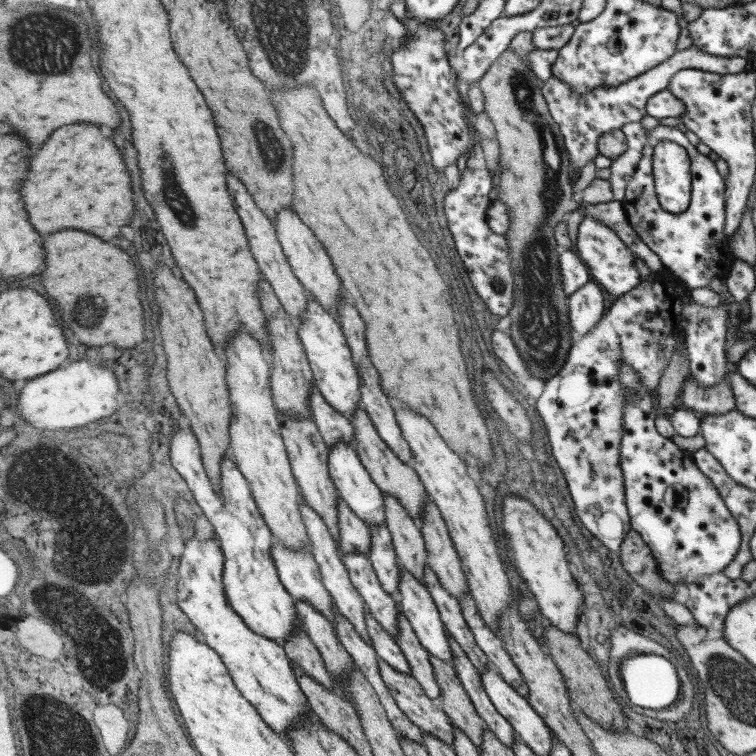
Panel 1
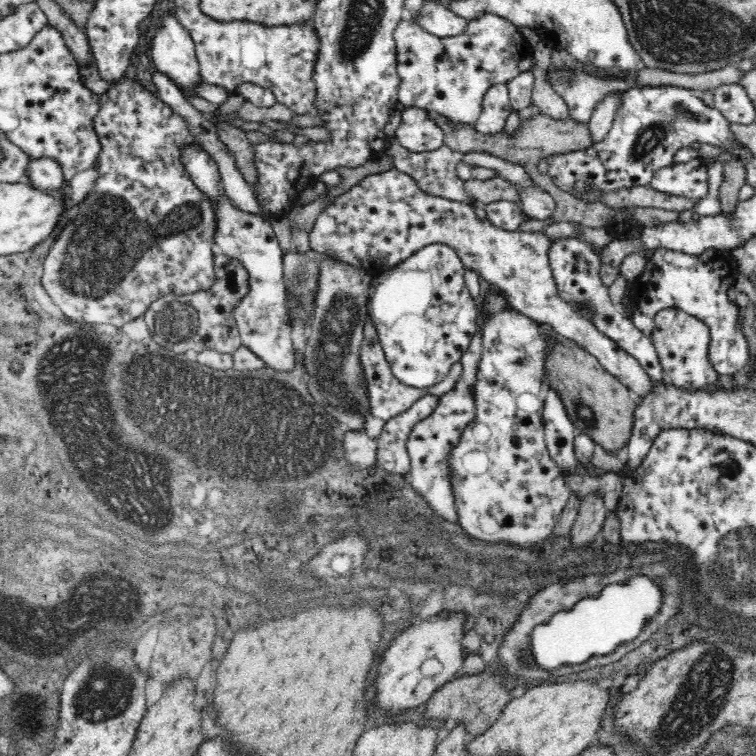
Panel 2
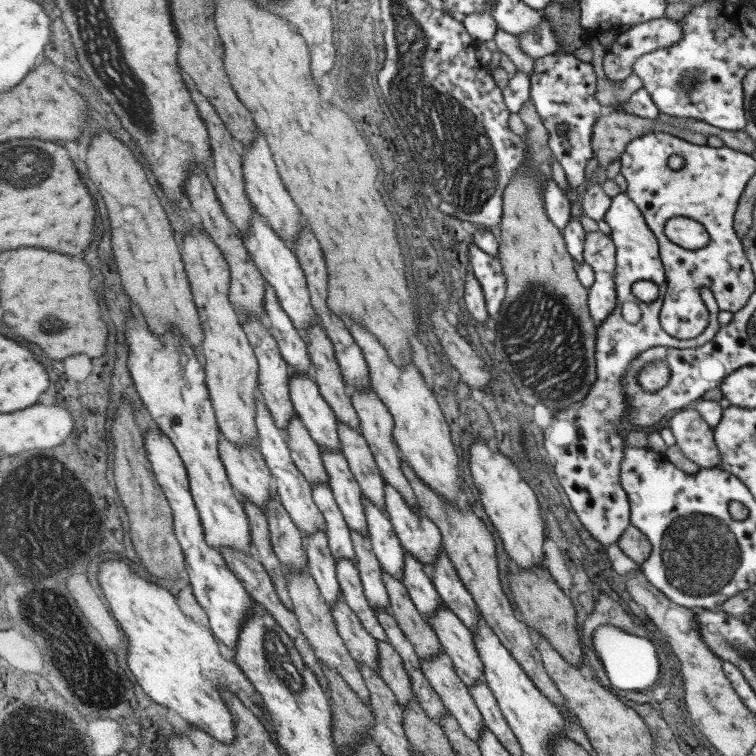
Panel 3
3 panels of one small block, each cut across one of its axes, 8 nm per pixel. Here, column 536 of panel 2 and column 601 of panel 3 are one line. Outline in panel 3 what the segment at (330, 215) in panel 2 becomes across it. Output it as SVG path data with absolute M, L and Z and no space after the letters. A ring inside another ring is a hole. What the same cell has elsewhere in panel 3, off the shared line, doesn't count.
M587 232L583 242L583 262L591 266L595 280L587 288L587 308L599 326L615 308L615 246L603 232Z

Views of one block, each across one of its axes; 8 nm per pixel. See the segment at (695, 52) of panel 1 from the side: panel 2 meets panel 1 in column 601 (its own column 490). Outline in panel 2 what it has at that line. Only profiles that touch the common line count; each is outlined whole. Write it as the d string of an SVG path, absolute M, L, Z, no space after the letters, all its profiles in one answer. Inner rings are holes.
M494 84L494 86L490 86L490 90L484 96L482 114L474 122L474 128L482 134L490 134L490 136L498 134L504 130L504 124L512 112L514 112L514 108L510 106L508 84Z

